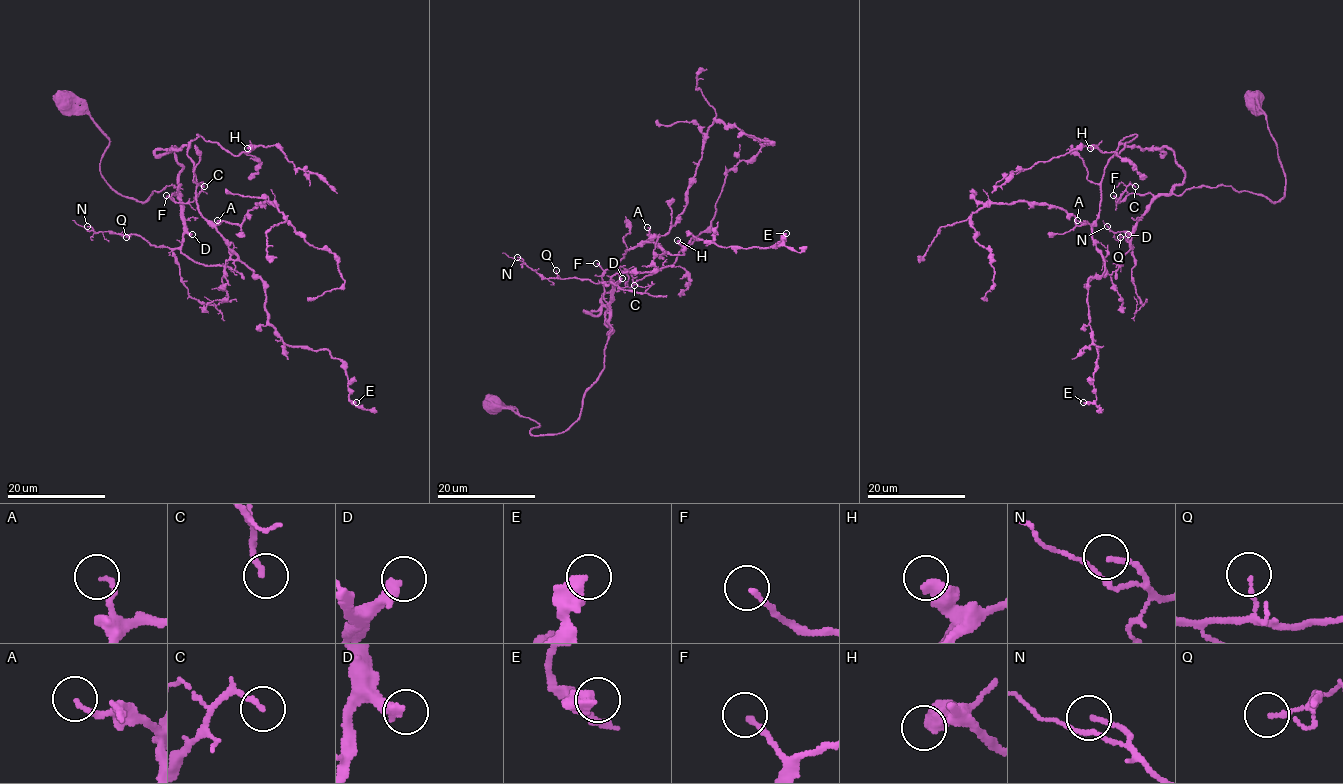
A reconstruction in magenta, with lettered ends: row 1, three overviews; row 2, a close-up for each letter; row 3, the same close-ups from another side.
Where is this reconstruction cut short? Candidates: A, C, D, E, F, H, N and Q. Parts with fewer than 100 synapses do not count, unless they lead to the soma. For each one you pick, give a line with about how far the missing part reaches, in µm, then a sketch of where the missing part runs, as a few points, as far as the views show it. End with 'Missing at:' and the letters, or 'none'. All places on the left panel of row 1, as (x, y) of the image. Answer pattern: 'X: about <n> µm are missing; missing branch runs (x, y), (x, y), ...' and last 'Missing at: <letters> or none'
D: about 45 µm are missing; missing branch runs (192, 234), (176, 249), (176, 260), (186, 271), (181, 274), (159, 258), (138, 253), (125, 267), (107, 271)
Missing at: D

